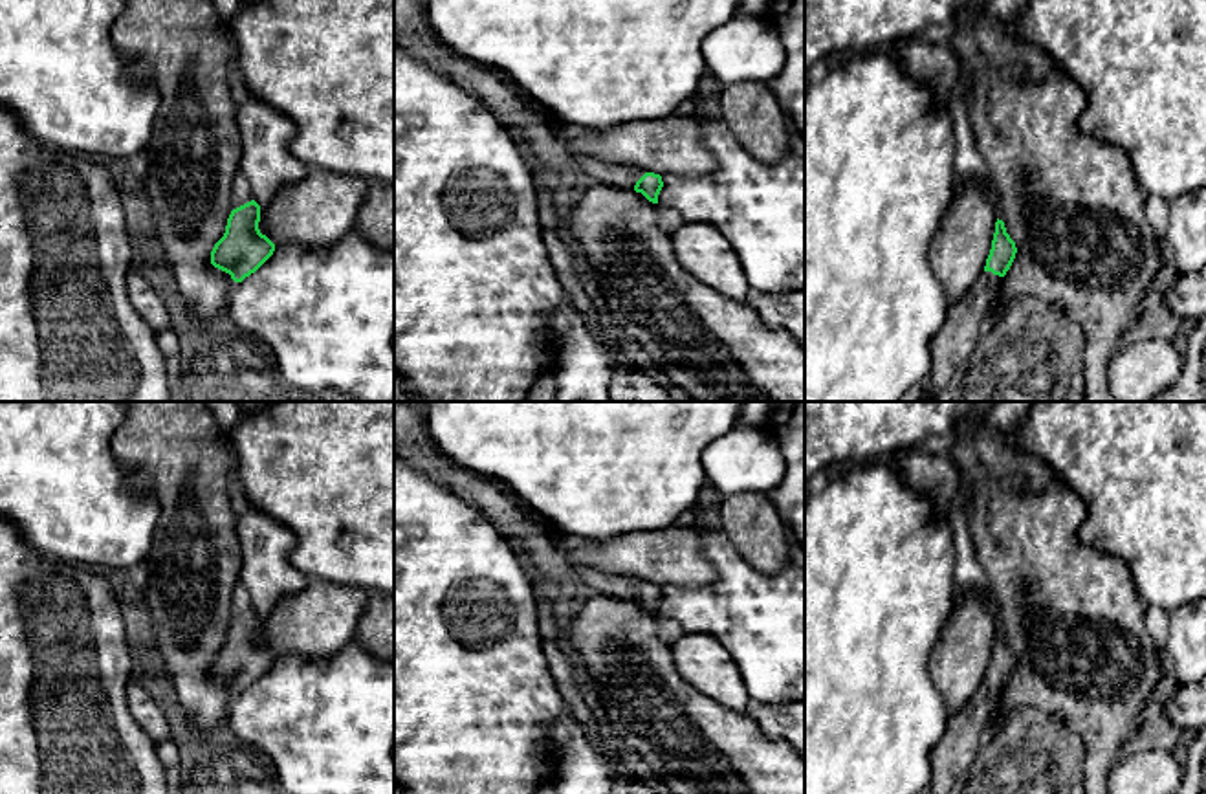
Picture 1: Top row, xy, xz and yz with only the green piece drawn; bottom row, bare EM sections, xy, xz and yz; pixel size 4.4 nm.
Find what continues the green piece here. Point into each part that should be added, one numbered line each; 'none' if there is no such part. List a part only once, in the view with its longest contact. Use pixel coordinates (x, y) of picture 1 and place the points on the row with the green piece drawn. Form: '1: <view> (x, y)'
1: yz (953, 345)

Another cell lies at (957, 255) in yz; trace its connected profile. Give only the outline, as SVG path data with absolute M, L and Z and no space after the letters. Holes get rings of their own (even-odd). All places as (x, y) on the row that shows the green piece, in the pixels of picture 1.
M979 182L964 185L946 209L927 259L944 288L948 310L971 290L984 271L995 222L995 205Z

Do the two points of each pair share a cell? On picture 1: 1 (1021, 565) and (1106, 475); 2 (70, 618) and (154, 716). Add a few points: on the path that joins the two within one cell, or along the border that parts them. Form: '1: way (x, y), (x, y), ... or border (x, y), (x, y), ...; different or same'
1: border (1051, 472), (1084, 505), (1084, 543); different
2: border (129, 681), (125, 692), (127, 710), (140, 727); different

